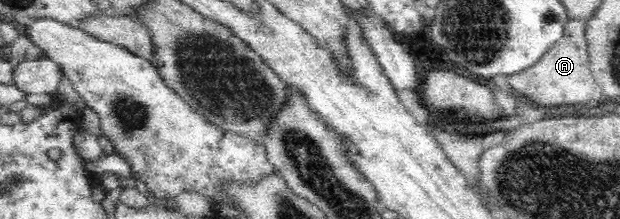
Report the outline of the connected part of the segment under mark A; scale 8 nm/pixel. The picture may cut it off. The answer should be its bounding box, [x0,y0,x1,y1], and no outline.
[508,19,604,106]

